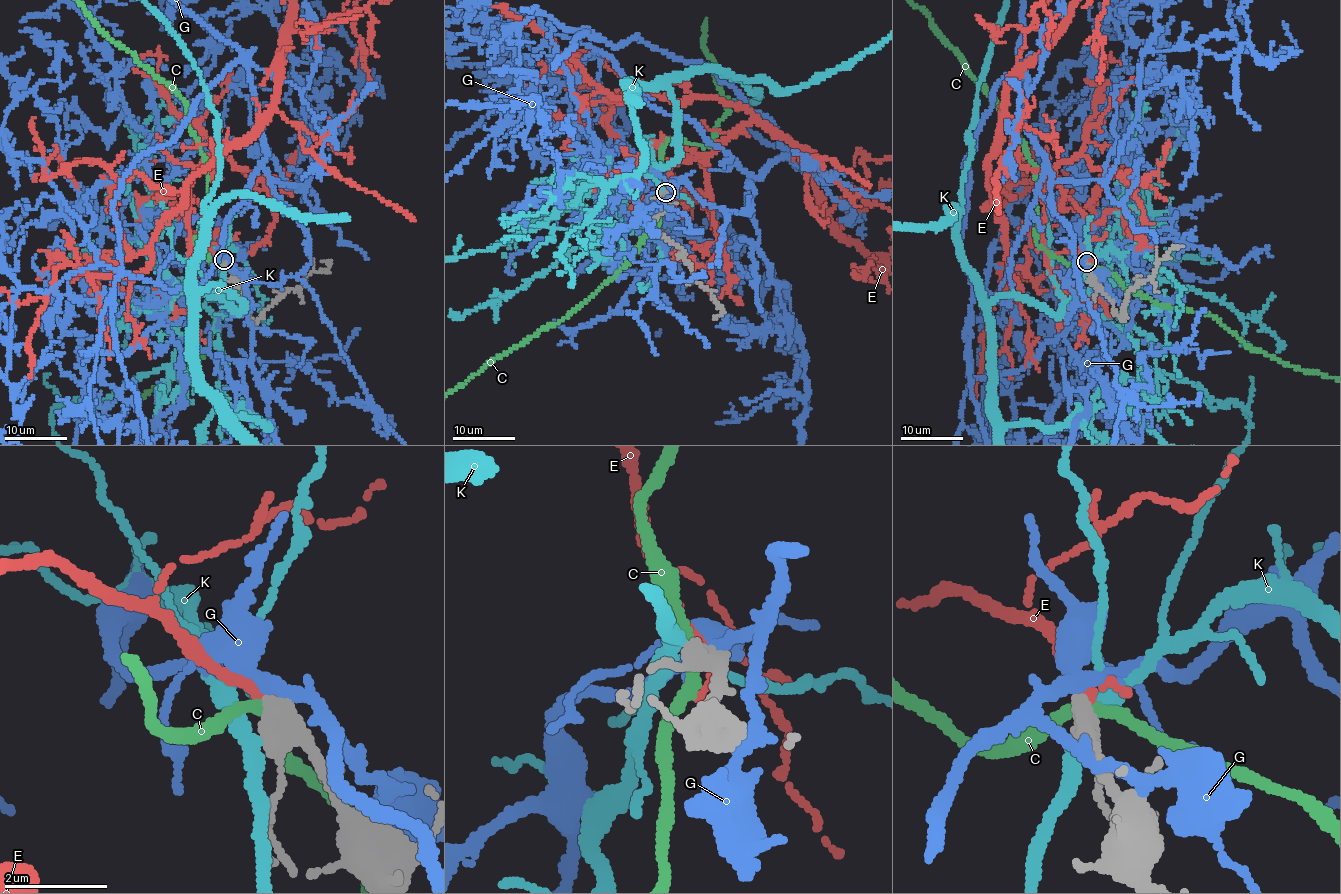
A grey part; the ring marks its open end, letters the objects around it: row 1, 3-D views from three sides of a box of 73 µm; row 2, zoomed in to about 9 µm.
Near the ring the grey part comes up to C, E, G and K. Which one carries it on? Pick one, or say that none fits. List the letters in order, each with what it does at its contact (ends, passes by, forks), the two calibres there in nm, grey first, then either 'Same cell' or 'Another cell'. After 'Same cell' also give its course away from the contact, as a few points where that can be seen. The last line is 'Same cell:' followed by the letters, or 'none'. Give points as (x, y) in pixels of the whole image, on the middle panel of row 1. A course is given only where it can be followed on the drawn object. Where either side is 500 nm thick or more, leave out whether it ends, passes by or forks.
C: It passes by. Thickness 360 nm (grey) against 200 nm. Another cell
E: It ends there. Thickness 360 nm (grey) against 240 nm. Same cell
G: It forks there. Thickness 340 nm (grey) against 240 nm. Another cell
K: It passes by. Thickness 380 nm (grey) against 240 nm. Another cell
Same cell: E

